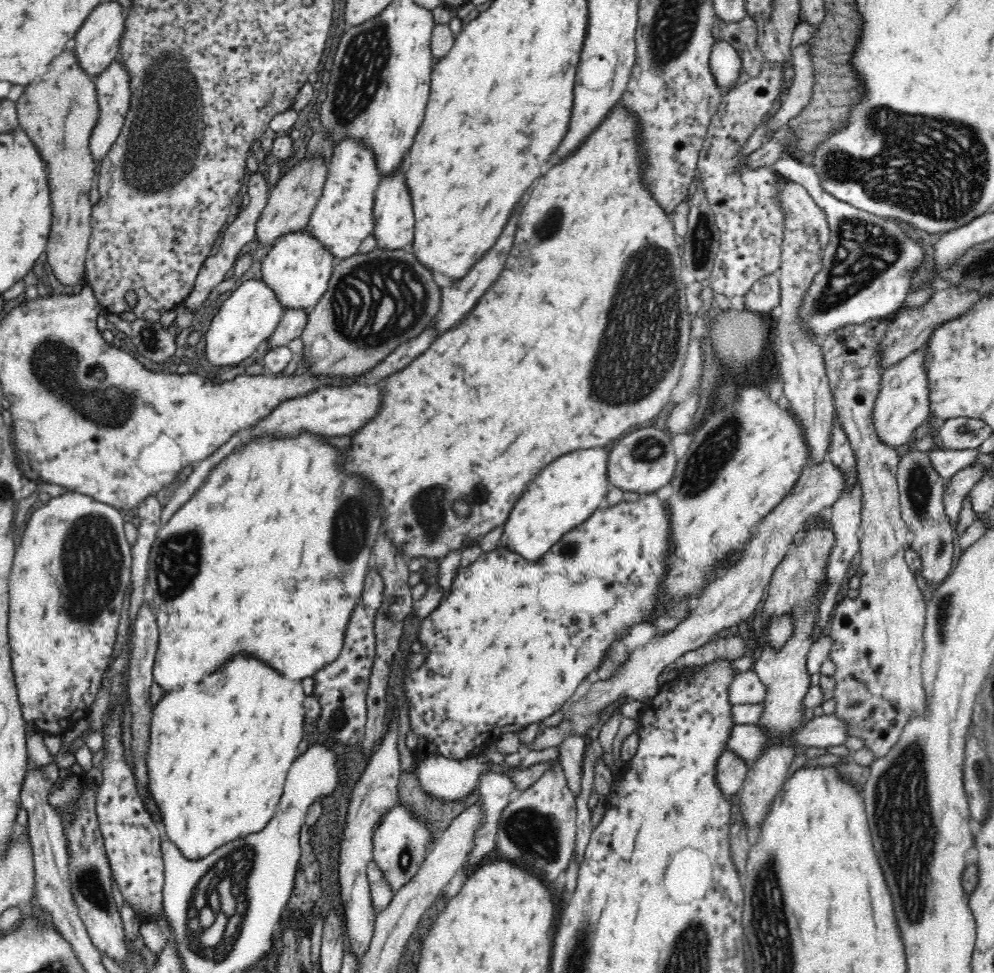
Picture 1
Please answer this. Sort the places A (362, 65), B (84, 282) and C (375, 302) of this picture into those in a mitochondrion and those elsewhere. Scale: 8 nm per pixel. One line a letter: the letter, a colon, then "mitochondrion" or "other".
A: mitochondrion
B: other
C: mitochondrion

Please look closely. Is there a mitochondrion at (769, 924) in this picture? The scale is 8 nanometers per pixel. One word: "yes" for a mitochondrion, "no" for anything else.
yes

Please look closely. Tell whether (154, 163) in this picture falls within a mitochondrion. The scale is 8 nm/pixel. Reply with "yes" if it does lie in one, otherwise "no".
yes

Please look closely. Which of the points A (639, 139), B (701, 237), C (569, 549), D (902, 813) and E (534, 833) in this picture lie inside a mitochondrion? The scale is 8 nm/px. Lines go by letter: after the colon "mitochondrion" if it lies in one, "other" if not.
A: other
B: mitochondrion
C: mitochondrion
D: mitochondrion
E: mitochondrion

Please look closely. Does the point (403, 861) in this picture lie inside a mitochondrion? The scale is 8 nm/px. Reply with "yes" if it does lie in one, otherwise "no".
yes

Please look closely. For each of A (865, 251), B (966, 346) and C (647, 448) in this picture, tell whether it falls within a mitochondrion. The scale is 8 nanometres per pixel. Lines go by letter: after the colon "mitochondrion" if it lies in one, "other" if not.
A: mitochondrion
B: other
C: mitochondrion

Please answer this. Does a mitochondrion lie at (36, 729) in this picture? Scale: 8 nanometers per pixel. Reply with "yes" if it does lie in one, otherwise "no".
no

